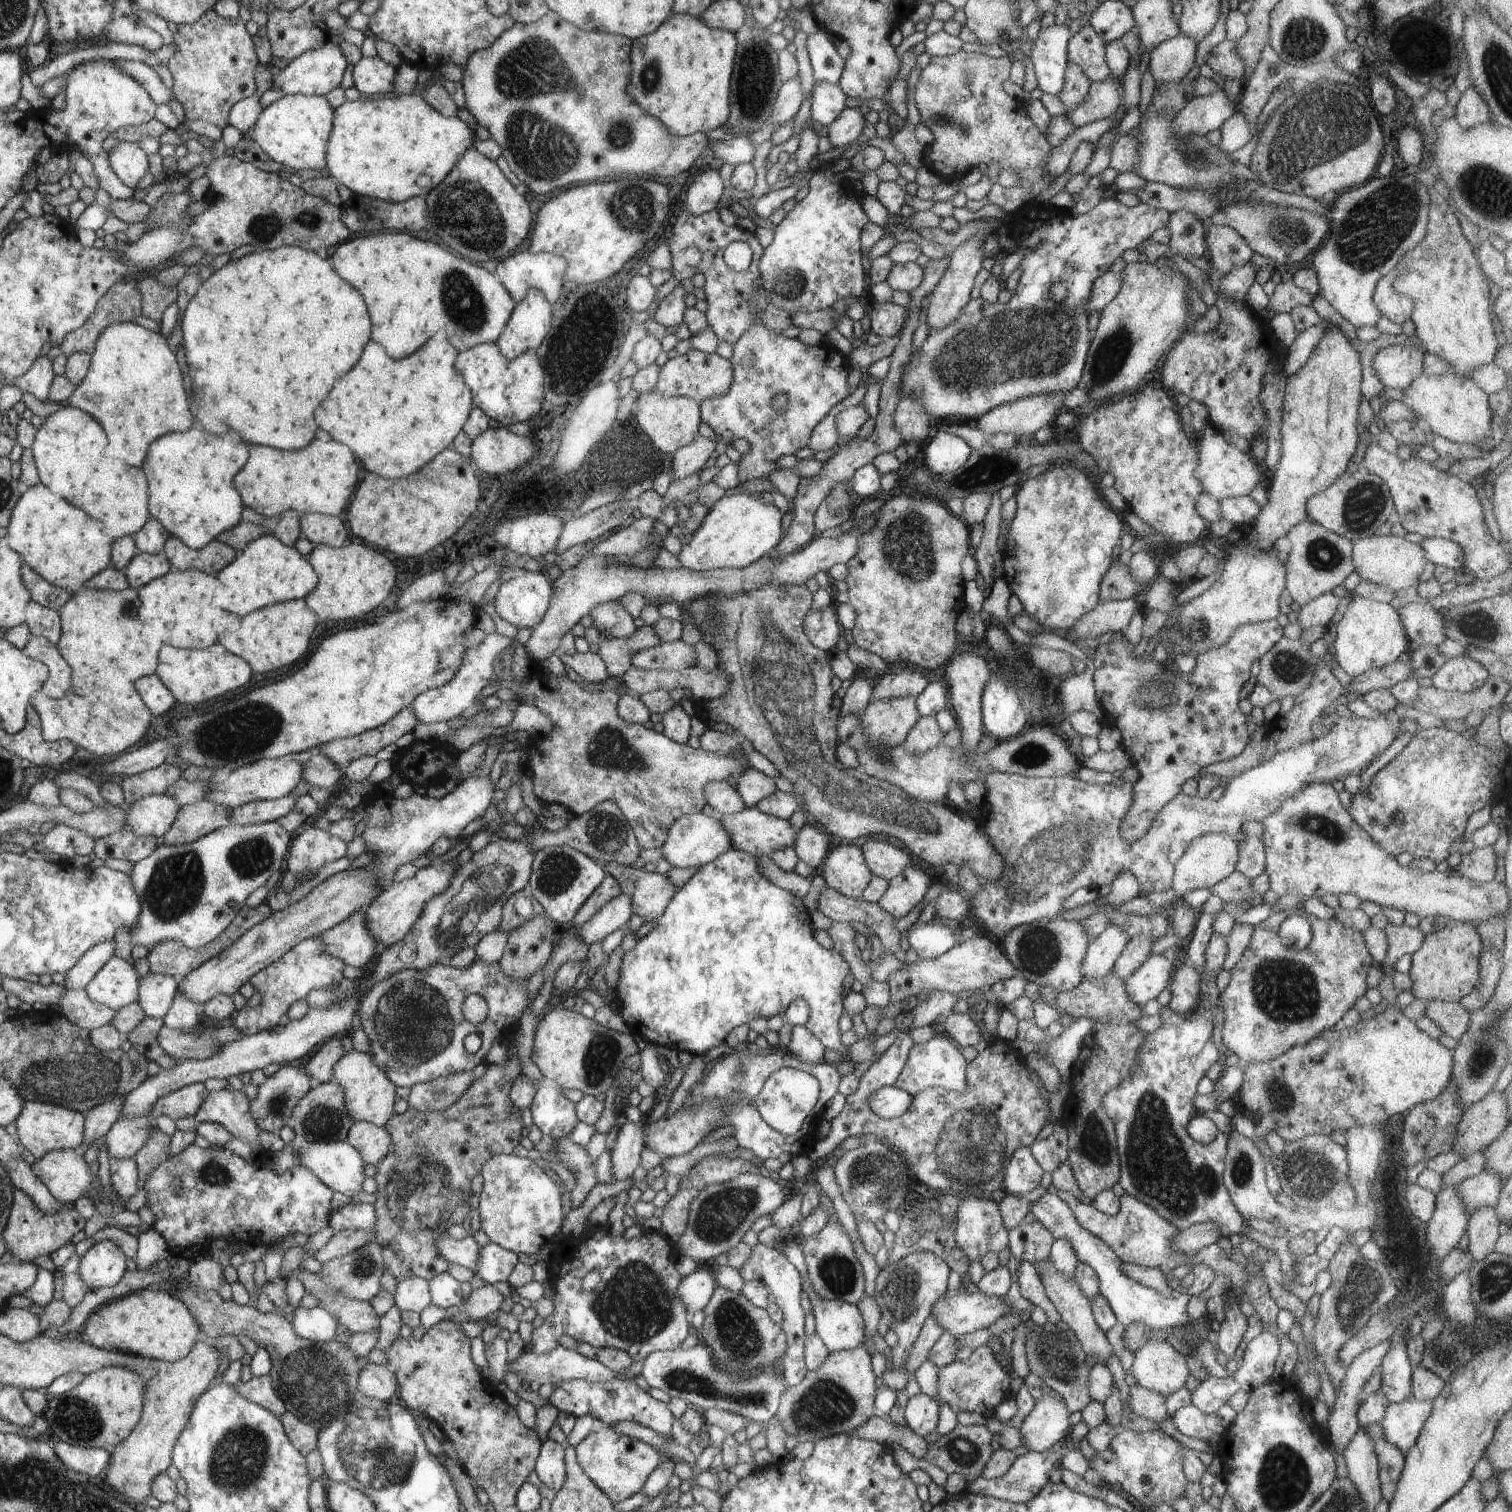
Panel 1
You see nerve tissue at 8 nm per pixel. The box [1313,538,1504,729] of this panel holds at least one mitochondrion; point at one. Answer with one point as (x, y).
(1471, 623)

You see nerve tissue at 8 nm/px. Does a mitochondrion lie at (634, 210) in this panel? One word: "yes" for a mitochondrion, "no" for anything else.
yes

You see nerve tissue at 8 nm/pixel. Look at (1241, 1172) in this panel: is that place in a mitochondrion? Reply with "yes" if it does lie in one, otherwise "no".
yes

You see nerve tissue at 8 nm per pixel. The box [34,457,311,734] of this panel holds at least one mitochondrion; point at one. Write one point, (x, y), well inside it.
(218, 560)

